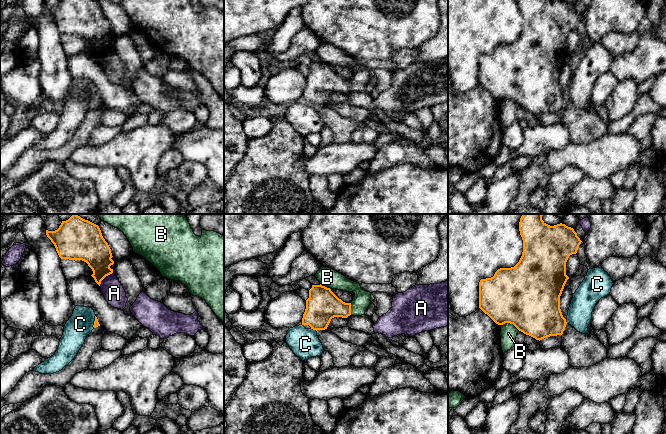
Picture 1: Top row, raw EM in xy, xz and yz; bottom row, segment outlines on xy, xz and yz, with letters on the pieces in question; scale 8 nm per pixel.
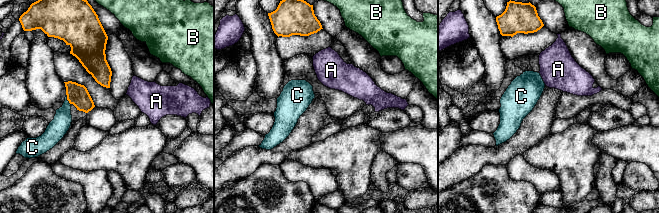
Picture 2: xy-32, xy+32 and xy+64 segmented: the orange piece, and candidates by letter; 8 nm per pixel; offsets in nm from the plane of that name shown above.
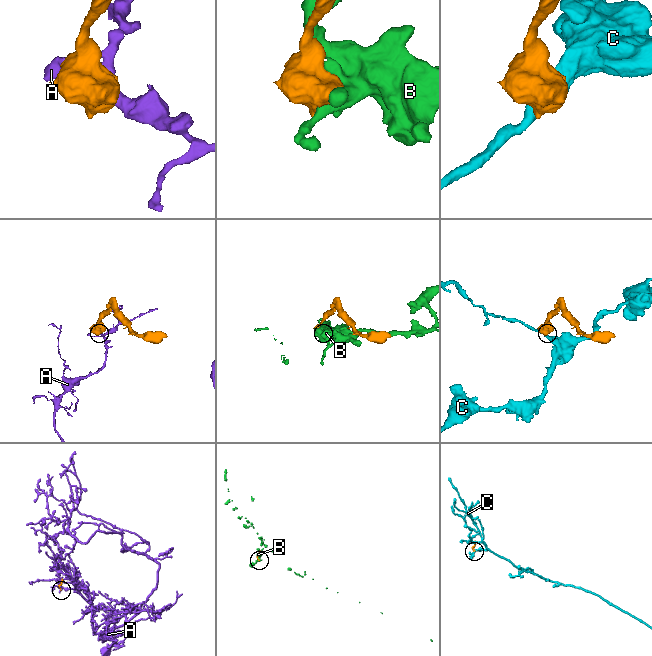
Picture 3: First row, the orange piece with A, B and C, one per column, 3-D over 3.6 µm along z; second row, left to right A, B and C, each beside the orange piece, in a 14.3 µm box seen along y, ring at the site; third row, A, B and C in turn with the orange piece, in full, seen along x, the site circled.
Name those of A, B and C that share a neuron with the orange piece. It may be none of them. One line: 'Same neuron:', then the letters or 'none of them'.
Same neuron: none of them

